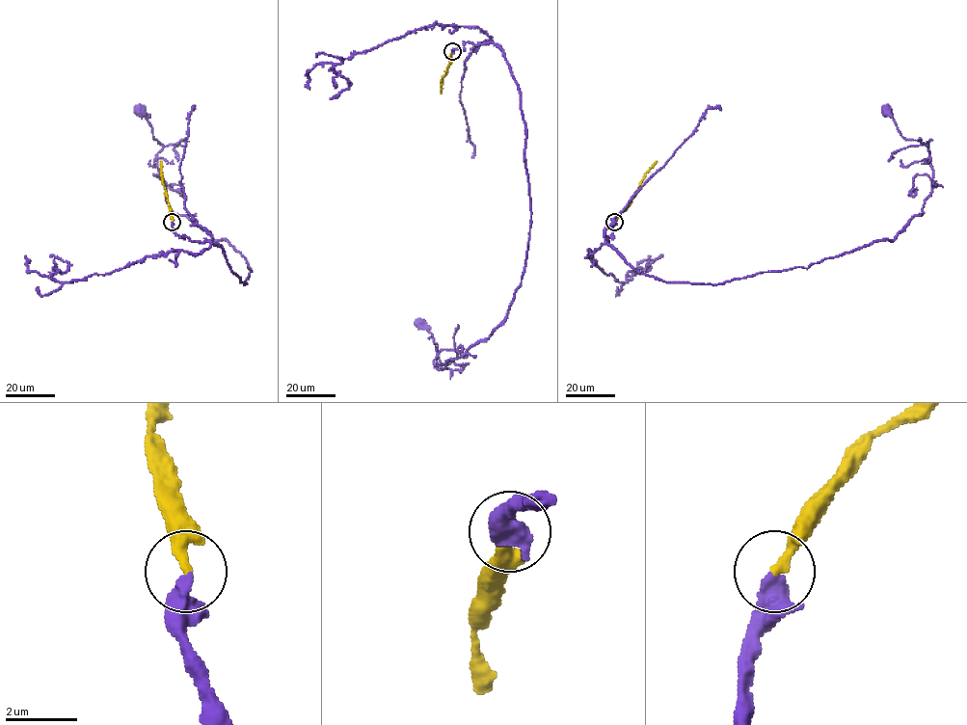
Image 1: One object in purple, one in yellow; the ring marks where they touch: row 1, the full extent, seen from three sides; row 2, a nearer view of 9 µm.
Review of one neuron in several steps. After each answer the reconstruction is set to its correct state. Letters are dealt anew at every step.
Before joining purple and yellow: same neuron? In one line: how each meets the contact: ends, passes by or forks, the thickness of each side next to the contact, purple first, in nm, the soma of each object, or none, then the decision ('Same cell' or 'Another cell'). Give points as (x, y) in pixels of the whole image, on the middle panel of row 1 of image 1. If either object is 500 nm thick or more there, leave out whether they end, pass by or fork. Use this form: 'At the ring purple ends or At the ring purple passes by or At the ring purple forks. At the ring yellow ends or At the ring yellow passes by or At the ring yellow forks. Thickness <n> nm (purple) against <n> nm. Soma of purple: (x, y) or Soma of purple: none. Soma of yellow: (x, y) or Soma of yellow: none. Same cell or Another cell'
At the ring purple passes by. At the ring yellow ends. Thickness 360 nm (purple) against 300 nm. Soma of purple: (421, 323). Soma of yellow: none. Same cell

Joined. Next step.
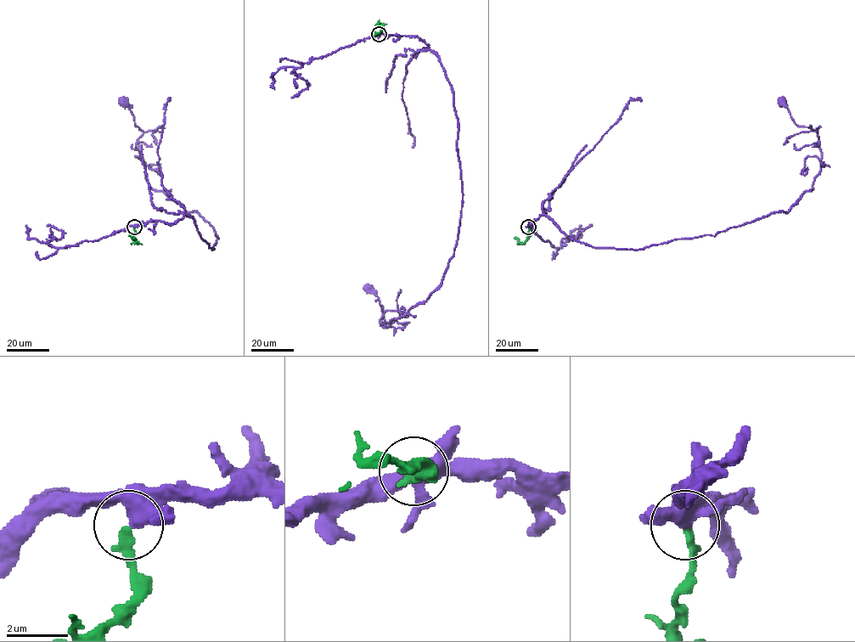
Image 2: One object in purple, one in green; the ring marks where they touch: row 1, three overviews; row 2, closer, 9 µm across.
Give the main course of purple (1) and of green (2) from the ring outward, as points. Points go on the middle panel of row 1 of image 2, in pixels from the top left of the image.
1: (379, 34), (419, 37), (439, 58), (458, 121), (462, 203), (453, 256), (425, 301), (384, 327), (369, 288)
2: (379, 34), (383, 26), (379, 19)

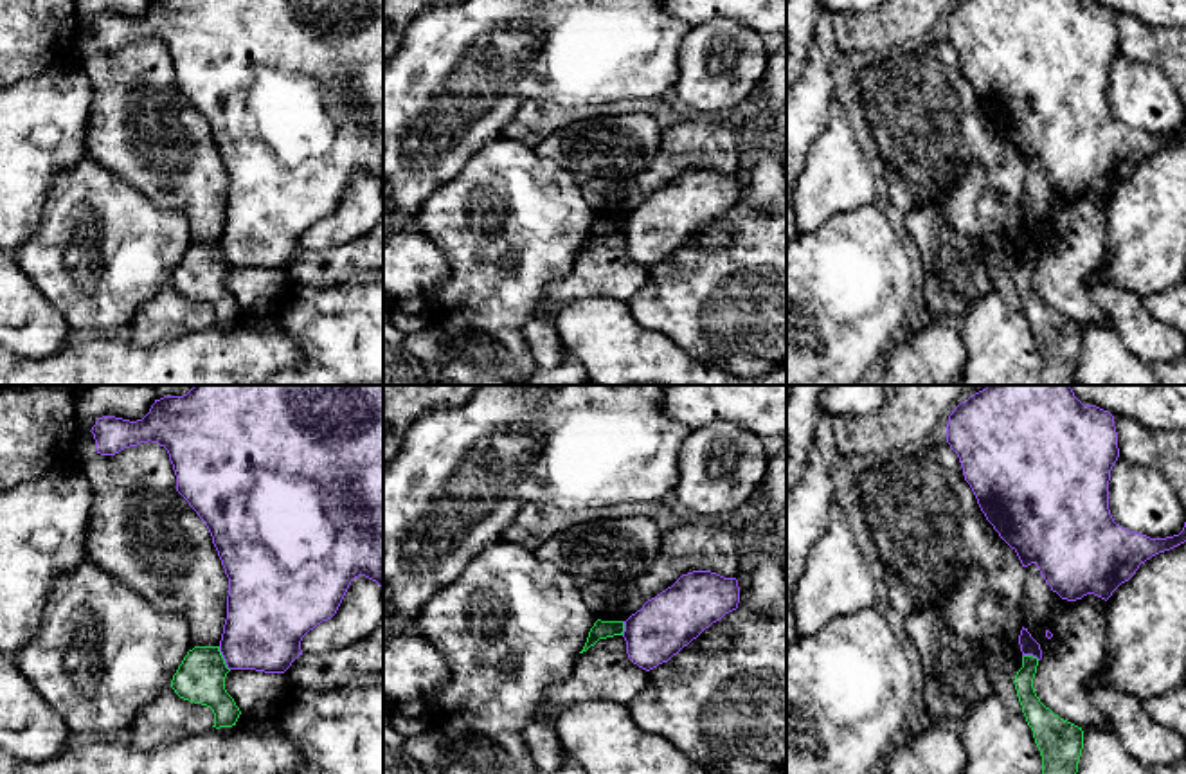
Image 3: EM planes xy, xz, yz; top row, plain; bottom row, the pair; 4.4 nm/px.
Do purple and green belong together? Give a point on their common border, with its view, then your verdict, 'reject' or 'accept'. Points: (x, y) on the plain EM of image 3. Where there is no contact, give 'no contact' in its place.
xy (224, 254) | reject

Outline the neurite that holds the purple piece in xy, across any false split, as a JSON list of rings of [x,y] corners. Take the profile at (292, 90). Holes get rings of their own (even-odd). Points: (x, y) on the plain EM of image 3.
[[[153,0],[142,16],[103,13],[90,29],[101,52],[115,52],[148,38],[167,47],[176,72],[176,88],[205,119],[229,175],[227,216],[220,238],[229,266],[284,270],[302,252],[302,234],[337,211],[355,175],[365,173],[383,185],[383,0]]]

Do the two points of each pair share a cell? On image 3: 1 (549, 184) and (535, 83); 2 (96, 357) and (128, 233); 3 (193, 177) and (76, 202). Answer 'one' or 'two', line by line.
1: two
2: two
3: two

